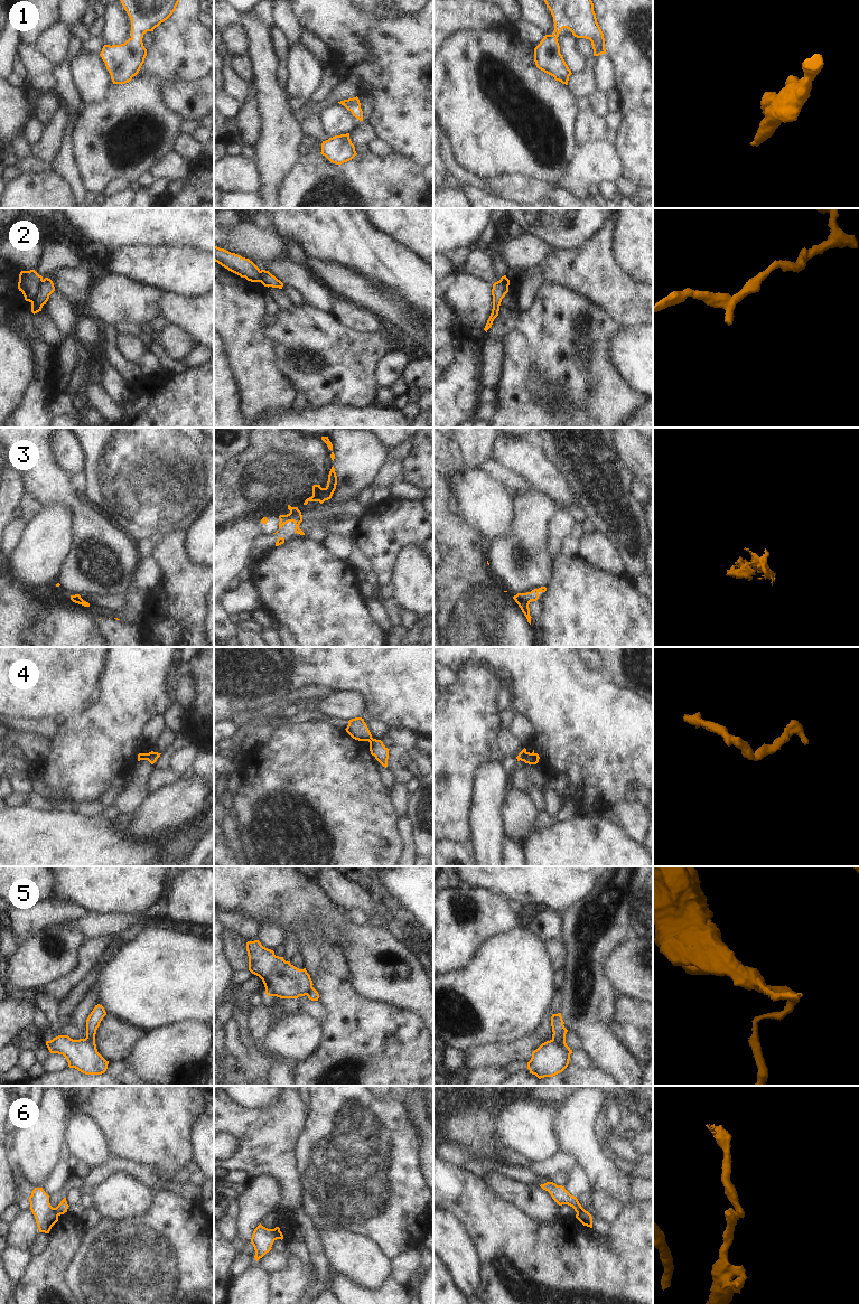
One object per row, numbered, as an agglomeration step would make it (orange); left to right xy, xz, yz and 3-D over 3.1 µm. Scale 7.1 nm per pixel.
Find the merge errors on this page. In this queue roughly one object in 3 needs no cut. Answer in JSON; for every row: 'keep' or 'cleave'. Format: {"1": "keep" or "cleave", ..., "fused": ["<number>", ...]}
{"1": "keep", "2": "cleave", "3": "cleave", "4": "cleave", "5": "cleave", "6": "cleave", "fused": ["2", "3", "4", "5", "6"]}

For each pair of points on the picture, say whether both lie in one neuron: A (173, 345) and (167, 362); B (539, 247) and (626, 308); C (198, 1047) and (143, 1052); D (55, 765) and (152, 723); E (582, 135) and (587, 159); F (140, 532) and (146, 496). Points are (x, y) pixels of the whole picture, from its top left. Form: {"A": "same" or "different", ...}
{"A": "different", "B": "different", "C": "same", "D": "different", "E": "different", "F": "same"}

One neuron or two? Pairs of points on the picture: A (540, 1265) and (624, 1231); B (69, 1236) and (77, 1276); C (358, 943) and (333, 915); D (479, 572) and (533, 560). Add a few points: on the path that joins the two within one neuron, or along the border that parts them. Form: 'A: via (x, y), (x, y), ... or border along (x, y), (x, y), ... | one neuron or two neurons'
A: via (561, 1265), (566, 1262), (594, 1262), (603, 1253) | one neuron
B: border along (85, 1234), (77, 1253), (67, 1268), (65, 1282) | two neurons
C: border along (348, 915), (345, 921), (345, 936), (341, 947) | two neurons
D: border along (489, 564), (510, 589) | two neurons

